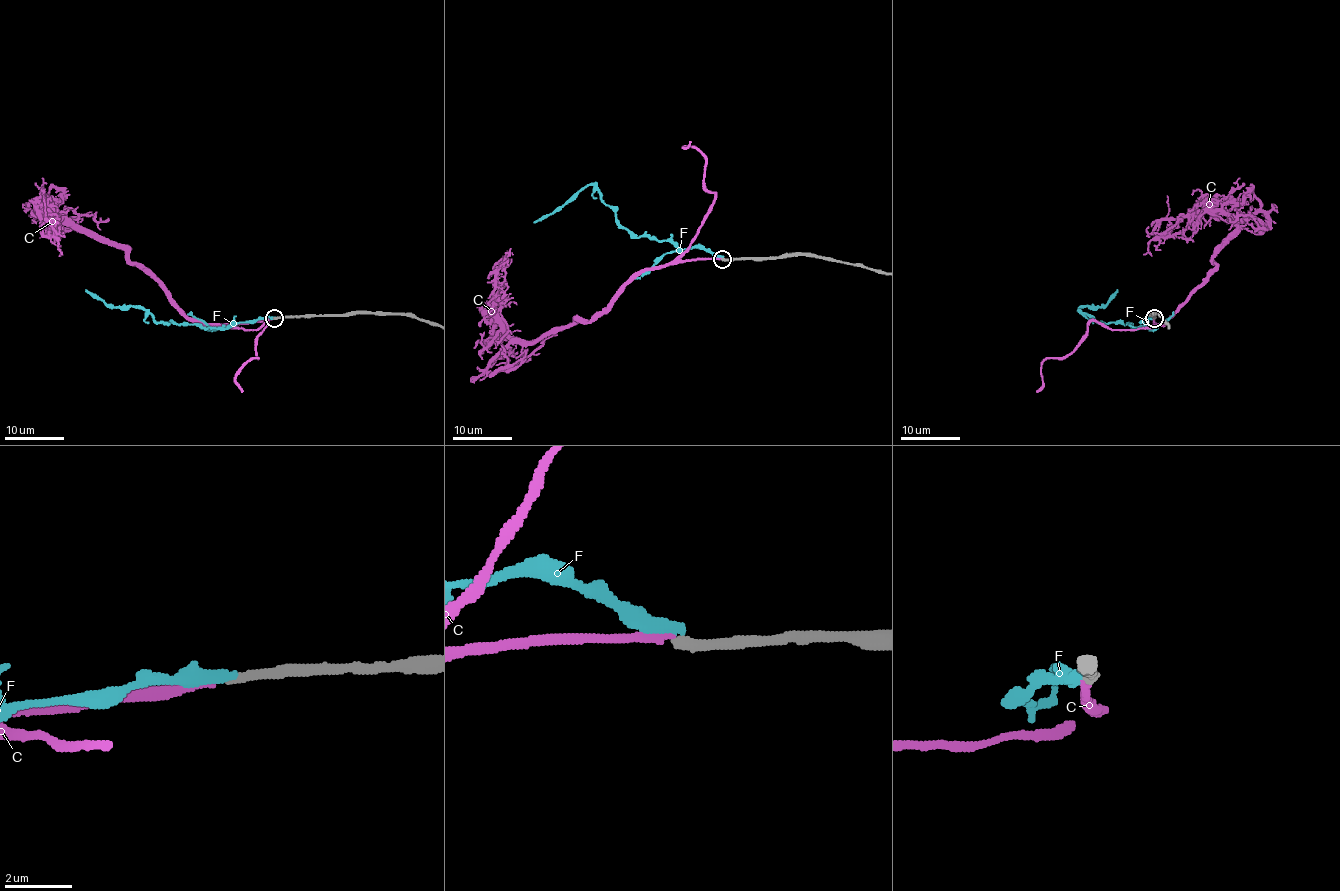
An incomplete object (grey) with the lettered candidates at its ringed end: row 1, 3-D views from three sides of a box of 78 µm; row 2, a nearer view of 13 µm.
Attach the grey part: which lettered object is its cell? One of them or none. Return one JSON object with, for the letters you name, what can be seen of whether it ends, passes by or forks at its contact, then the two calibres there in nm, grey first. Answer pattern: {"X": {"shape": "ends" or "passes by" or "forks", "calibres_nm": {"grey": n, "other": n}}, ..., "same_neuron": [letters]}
{"C": {"shape": "ends", "calibres_nm": {"grey": 300, "other": 240}}, "same_neuron": ["C"]}

